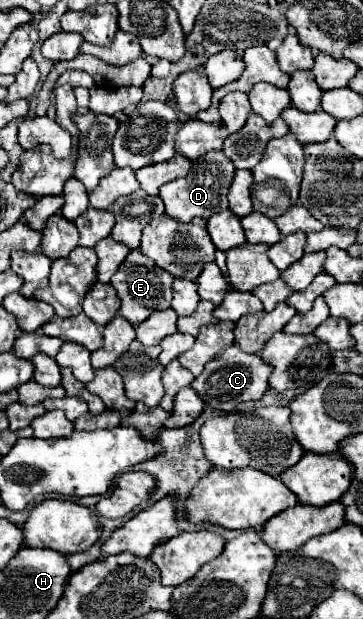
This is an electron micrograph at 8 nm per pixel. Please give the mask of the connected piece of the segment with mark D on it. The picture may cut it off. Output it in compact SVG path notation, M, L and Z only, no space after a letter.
M212 151L206 153L204 157L192 161L192 169L186 177L170 181L168 185L164 185L160 189L160 197L166 205L166 215L174 217L178 221L190 221L194 217L212 217L212 213L220 213L224 209L228 209L228 187L234 179L236 167L232 165L232 161L228 161L228 157L222 151Z

